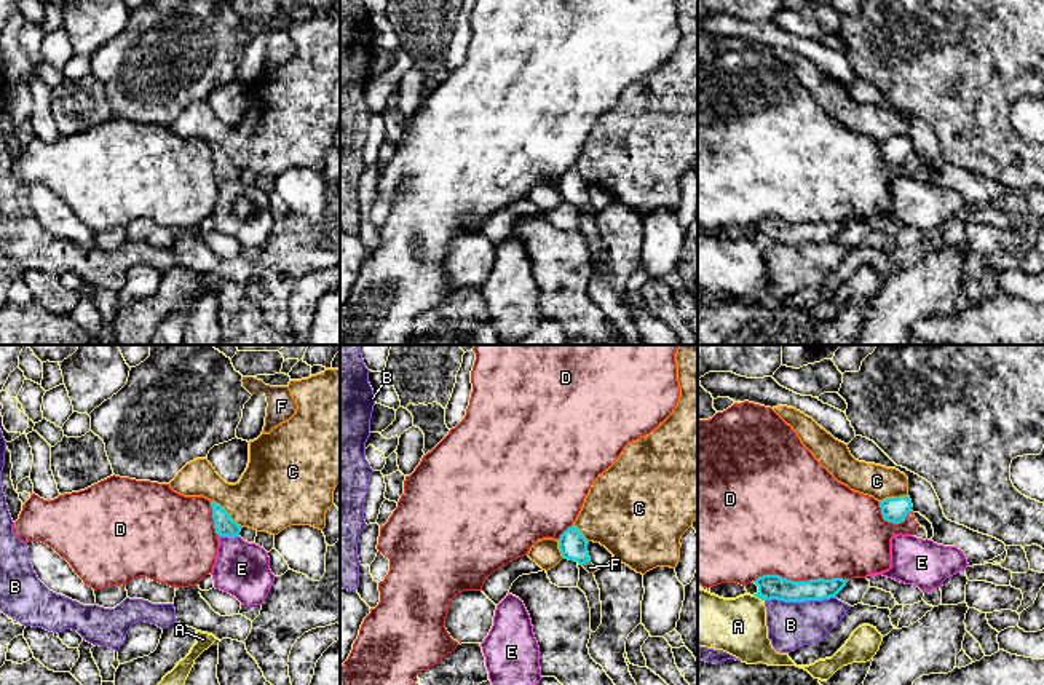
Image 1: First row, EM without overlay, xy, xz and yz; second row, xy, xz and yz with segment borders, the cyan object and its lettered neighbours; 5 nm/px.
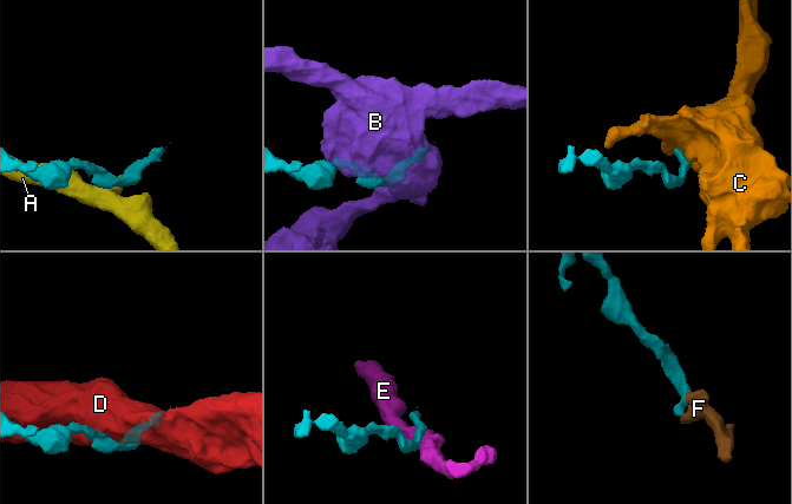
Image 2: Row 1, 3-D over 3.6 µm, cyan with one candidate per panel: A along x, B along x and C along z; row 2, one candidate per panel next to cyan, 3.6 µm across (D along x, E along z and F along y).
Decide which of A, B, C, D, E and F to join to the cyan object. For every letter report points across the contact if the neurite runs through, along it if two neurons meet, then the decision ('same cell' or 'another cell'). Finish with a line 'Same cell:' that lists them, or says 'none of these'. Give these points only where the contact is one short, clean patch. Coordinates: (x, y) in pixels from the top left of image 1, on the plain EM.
A: border along yz (754, 237), (763, 243); another cell
B: border along yz (835, 238), (810, 243), (765, 243); another cell
C: border along xy (211, 142), (241, 170); another cell
D: another cell
E: another cell
F: runs through xz (573, 189), (586, 205), (589, 209); same cell
Same cell: F

